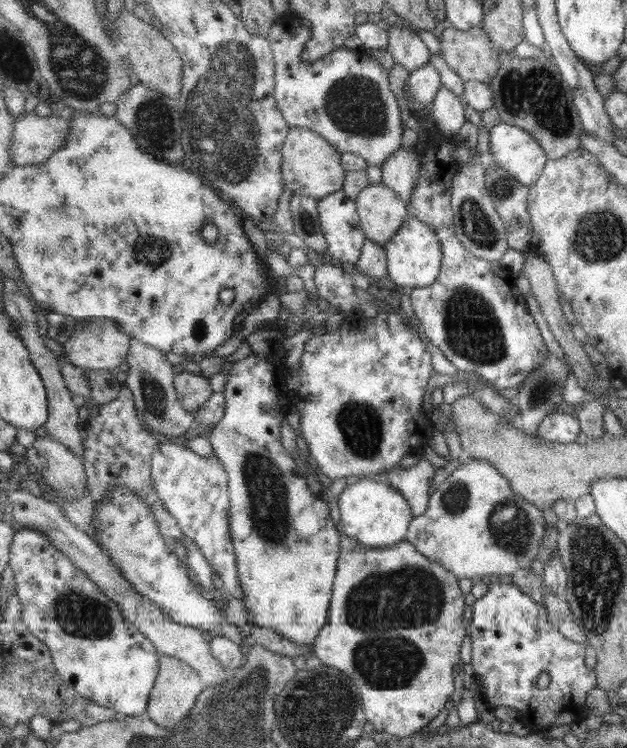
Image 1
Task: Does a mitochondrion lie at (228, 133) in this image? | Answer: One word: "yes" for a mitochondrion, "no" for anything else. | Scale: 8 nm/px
yes

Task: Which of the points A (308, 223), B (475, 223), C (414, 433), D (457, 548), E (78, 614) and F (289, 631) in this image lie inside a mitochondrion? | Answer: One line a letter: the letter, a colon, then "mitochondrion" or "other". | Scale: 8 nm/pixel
A: mitochondrion
B: mitochondrion
C: other
D: other
E: mitochondrion
F: other

